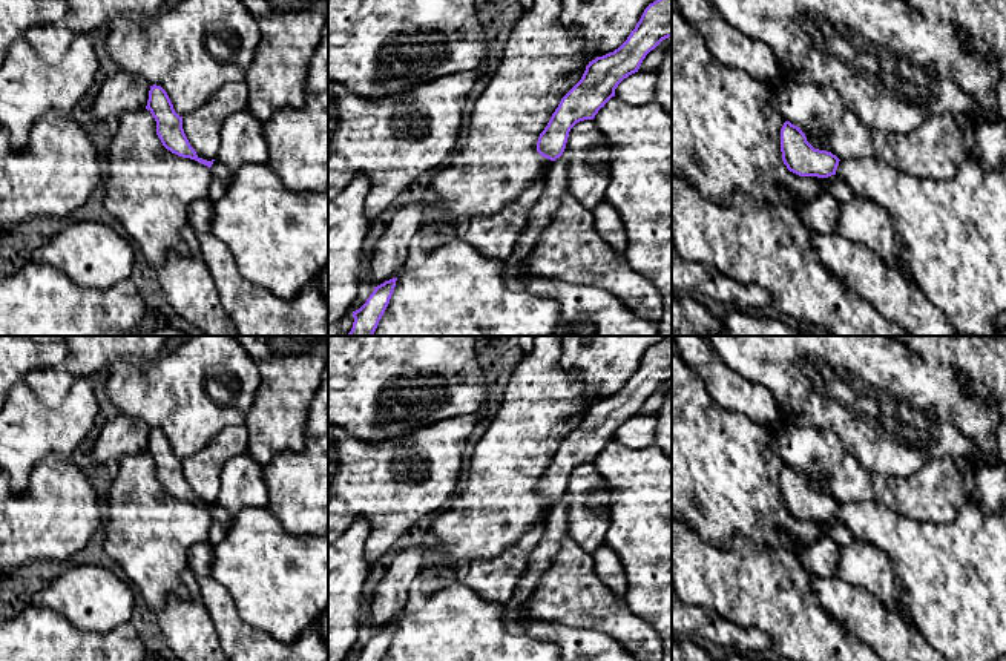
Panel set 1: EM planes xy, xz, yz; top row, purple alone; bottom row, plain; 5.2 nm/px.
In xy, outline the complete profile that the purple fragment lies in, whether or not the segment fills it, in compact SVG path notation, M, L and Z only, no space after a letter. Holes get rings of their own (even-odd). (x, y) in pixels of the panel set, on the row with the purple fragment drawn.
M150 86L146 109L155 118L156 135L167 150L178 156L195 159L209 169L212 167L215 159L207 161L199 158L190 146L182 129L182 117L175 112L167 92L161 86Z

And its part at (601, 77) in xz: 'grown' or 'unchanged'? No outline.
unchanged

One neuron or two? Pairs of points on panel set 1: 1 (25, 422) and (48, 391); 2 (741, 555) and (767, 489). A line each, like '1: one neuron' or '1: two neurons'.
1: two neurons
2: two neurons

